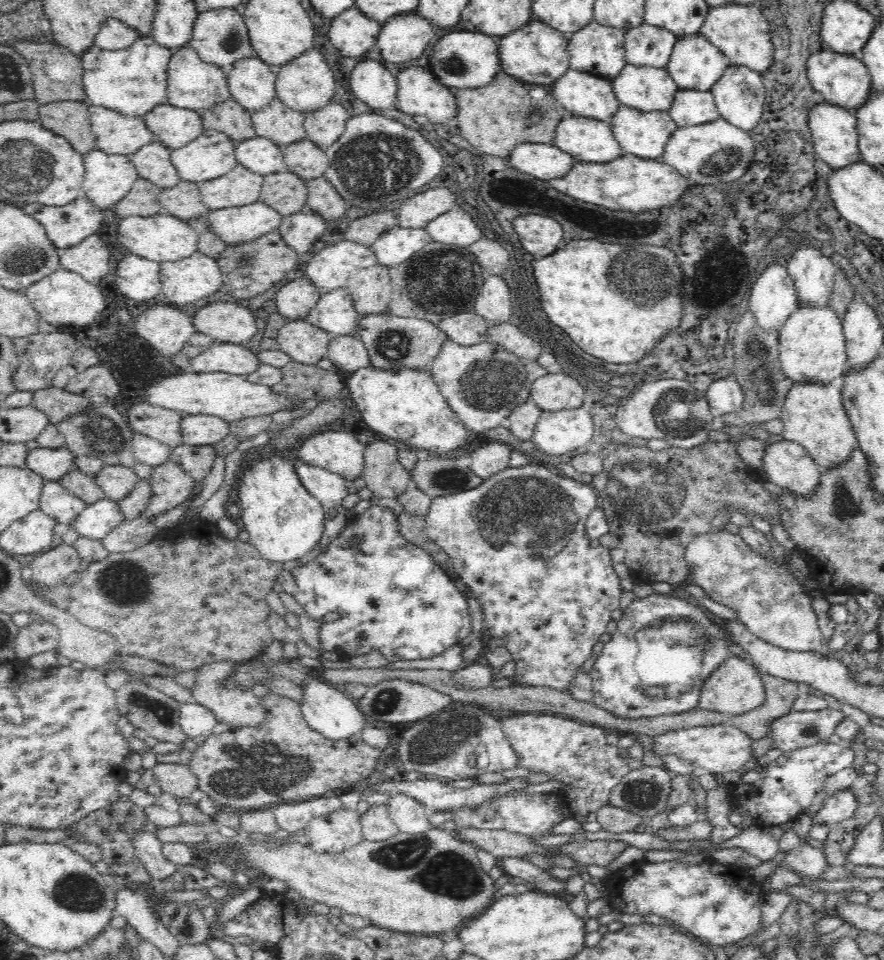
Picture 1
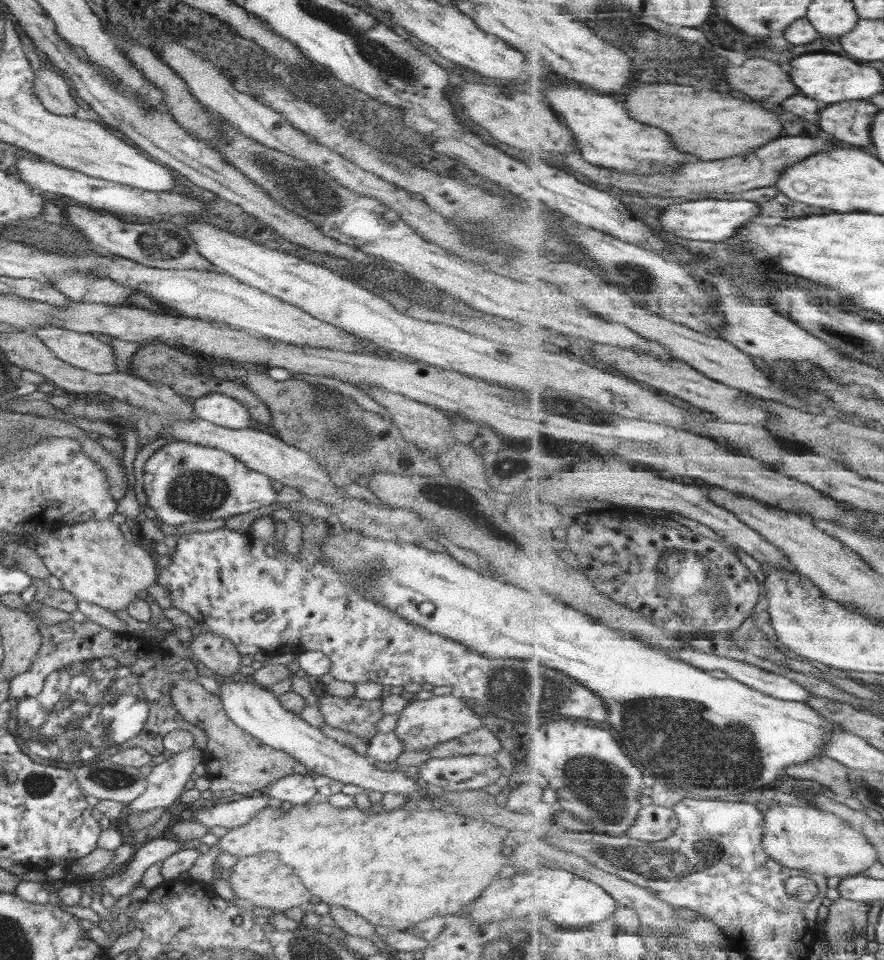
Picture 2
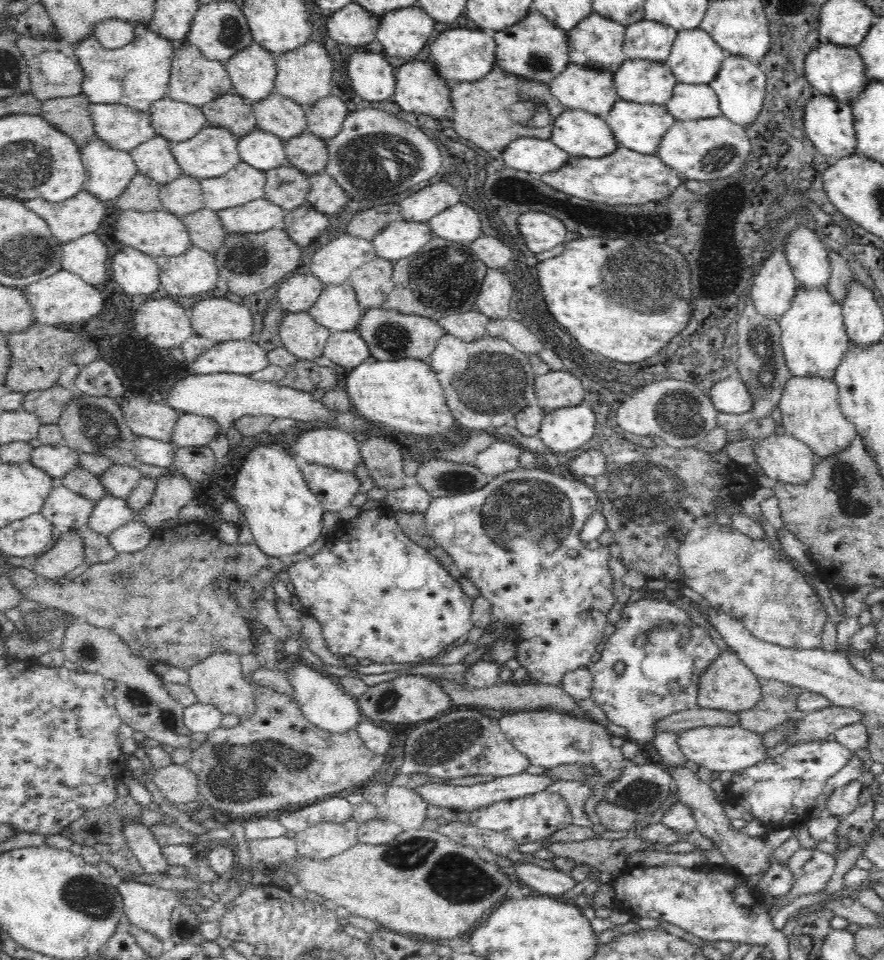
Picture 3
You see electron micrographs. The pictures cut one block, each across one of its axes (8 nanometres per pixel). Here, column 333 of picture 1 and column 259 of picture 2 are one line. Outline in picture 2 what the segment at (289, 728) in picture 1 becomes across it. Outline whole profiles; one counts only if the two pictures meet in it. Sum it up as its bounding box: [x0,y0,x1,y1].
[170,679,318,795]

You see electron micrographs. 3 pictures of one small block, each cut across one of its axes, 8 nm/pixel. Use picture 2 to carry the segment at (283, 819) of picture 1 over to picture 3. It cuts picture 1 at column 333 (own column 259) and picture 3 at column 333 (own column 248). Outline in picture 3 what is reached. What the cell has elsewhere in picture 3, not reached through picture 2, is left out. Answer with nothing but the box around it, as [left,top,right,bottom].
[278,797,355,833]

